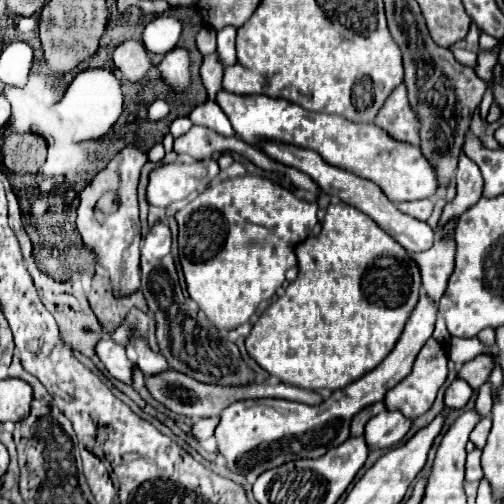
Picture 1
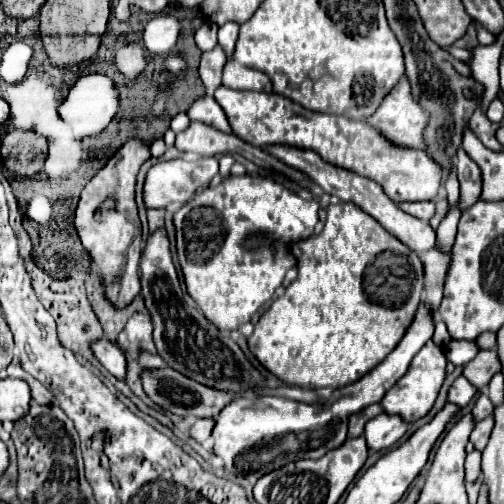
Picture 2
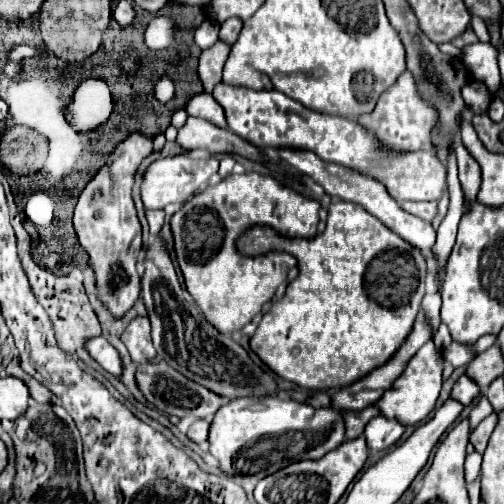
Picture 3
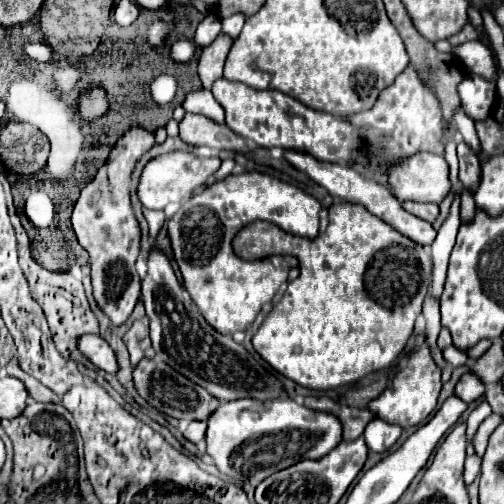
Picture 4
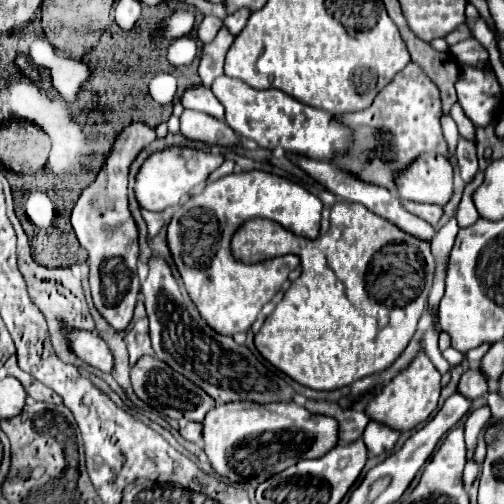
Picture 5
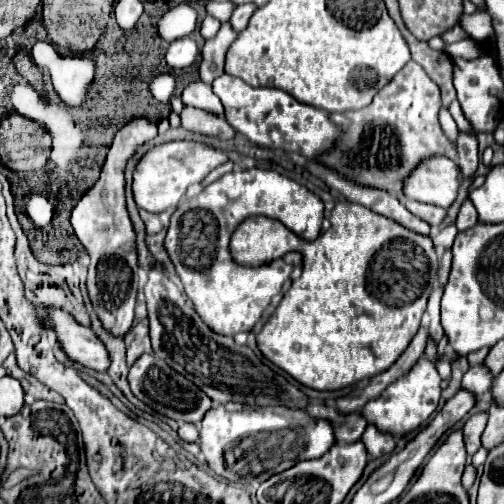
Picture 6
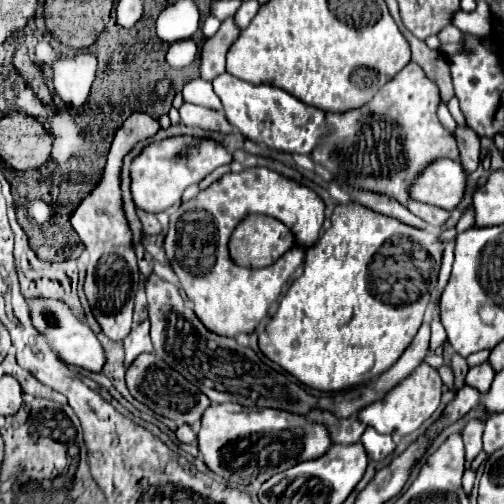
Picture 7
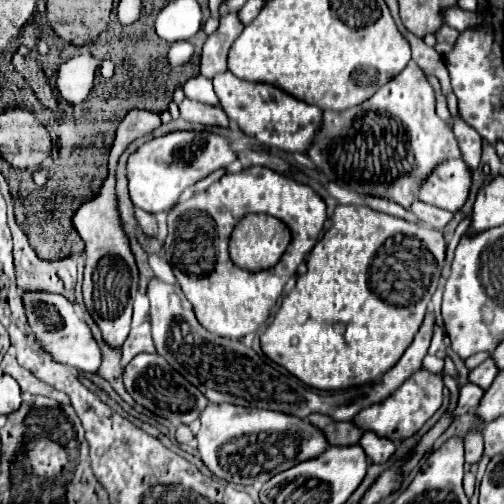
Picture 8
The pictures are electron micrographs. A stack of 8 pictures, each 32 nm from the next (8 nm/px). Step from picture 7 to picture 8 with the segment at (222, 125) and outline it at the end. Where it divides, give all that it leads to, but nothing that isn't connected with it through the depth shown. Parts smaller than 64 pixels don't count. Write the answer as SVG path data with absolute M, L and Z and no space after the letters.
M184 98L180 102L180 114L182 118L190 120L190 122L200 122L200 124L212 124L212 126L228 126L228 116L222 110L222 106L210 106L204 102L196 102L190 98Z

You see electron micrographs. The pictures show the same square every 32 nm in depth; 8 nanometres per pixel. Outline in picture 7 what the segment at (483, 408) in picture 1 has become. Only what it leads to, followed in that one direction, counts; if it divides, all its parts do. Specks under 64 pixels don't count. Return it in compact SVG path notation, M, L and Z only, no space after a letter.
M476 418L466 426L466 430L462 434L468 462L472 462L482 450L482 430L484 430L484 418Z

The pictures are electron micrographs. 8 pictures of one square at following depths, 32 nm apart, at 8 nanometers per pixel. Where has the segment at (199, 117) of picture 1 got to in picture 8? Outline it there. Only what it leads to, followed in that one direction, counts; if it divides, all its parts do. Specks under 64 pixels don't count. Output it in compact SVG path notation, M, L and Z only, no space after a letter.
M194 76L194 78L190 78L184 84L184 92L192 100L200 100L200 102L206 102L206 104L218 104L218 96L214 94L212 80L208 80L206 76Z

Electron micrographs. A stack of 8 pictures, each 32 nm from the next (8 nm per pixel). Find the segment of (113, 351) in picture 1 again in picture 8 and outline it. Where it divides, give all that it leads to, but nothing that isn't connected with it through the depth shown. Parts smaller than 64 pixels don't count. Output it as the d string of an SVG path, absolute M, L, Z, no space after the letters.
M22 292L22 300L24 300L28 324L36 336L36 344L46 348L46 352L52 354L52 360L82 372L98 370L102 362L100 348L90 328L84 324L84 320L78 318L70 300L64 300L64 296L56 296L54 292Z

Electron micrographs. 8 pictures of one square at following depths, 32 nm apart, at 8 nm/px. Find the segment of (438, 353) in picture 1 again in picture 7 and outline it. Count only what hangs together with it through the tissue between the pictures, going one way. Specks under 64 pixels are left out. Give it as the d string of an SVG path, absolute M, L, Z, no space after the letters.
M420 364L406 380L402 380L394 390L390 390L382 400L366 406L358 412L358 420L364 426L376 428L380 434L390 434L392 438L408 436L414 430L418 430L440 406L442 398L442 380L436 370L432 370L428 364Z

